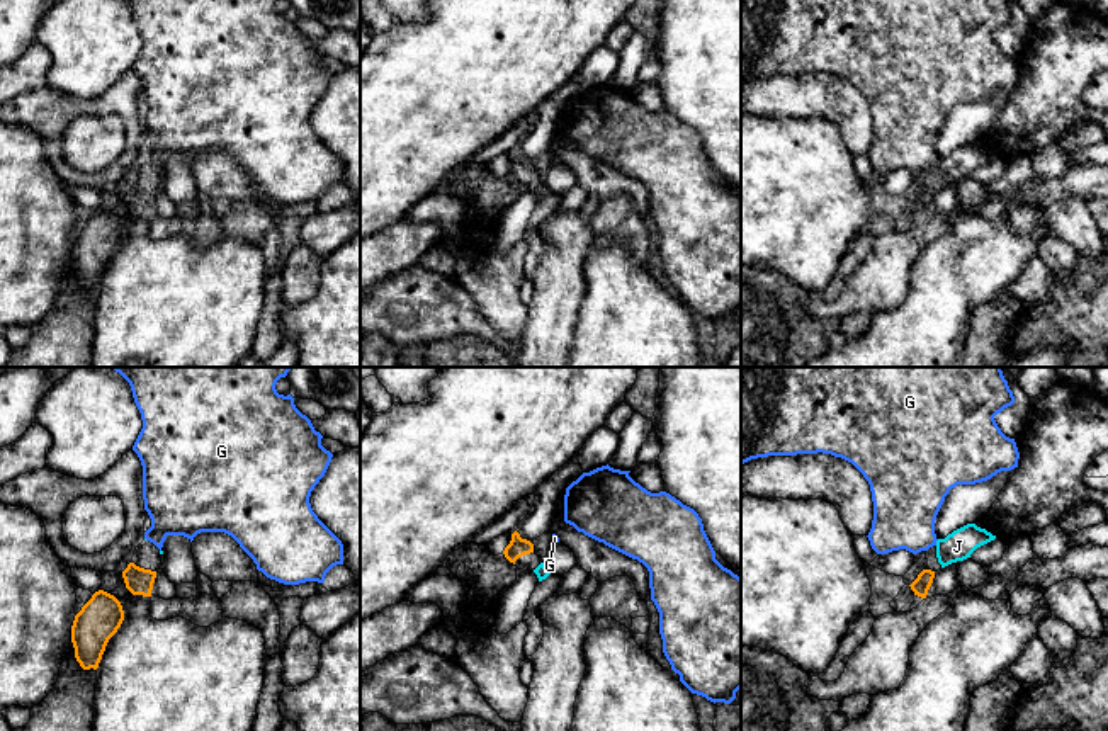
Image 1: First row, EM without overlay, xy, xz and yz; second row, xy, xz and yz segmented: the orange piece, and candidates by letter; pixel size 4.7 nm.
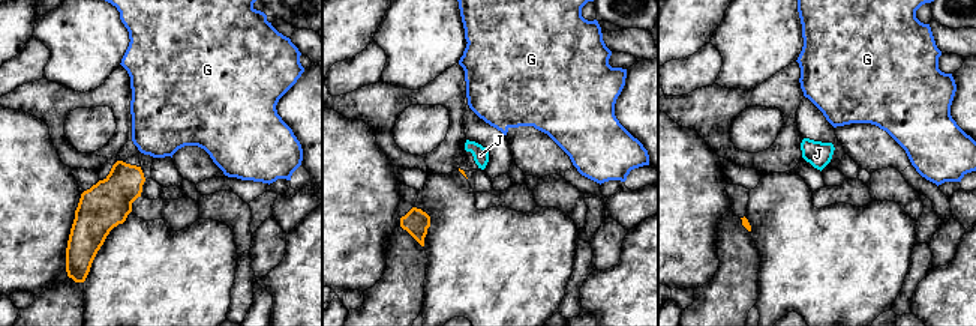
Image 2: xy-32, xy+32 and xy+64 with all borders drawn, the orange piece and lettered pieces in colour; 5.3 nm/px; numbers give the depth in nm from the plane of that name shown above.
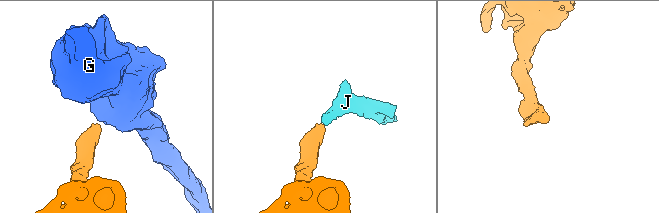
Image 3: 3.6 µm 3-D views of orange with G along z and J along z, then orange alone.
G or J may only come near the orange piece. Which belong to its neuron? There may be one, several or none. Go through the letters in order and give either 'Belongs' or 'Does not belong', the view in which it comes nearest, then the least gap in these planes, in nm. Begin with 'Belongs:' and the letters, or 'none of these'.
Belongs: J
G: Does not belong. Closest in yz. Distance 90 nm
J: Belongs. Closest in yz. Distance 50 nm

